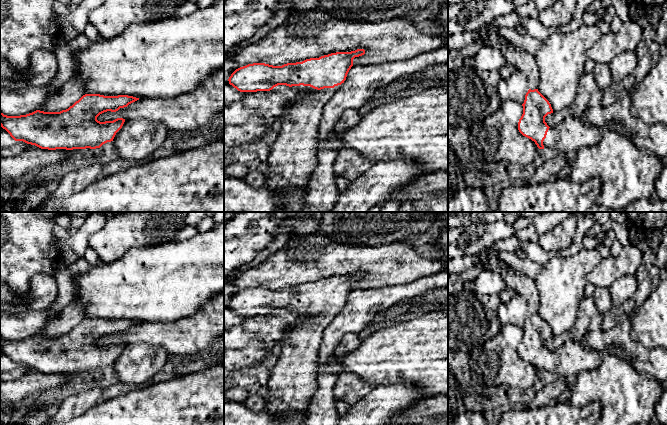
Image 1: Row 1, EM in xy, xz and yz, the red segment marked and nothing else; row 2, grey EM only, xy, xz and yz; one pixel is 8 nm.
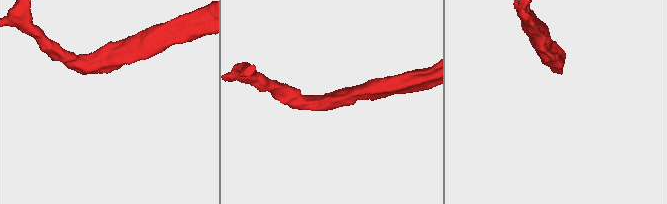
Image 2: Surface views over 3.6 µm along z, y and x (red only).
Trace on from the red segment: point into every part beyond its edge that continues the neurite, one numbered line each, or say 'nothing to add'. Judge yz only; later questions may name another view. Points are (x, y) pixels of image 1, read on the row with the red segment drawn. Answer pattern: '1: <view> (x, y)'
1: yz (571, 134)

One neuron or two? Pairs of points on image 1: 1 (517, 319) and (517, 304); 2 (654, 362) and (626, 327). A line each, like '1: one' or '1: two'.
1: one
2: one

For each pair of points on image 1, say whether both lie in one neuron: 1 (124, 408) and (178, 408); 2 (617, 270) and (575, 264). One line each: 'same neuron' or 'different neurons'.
1: same neuron
2: different neurons

